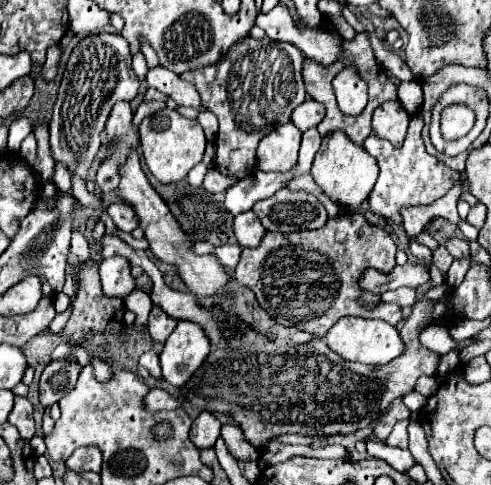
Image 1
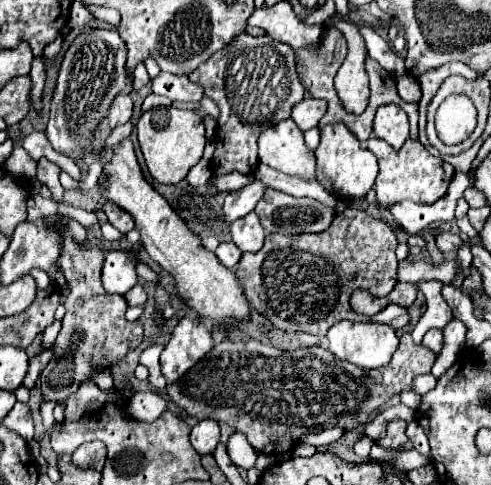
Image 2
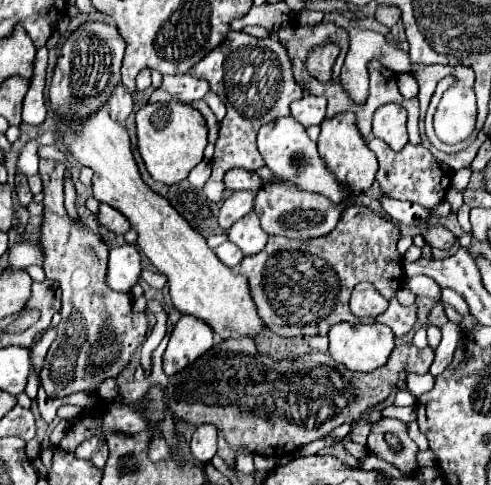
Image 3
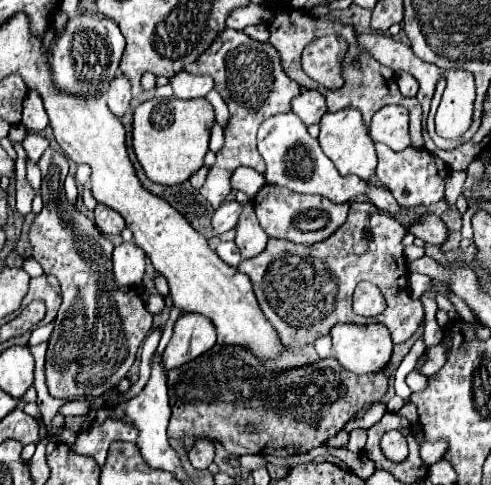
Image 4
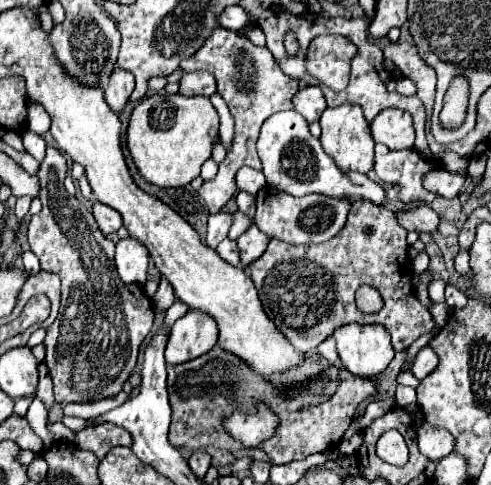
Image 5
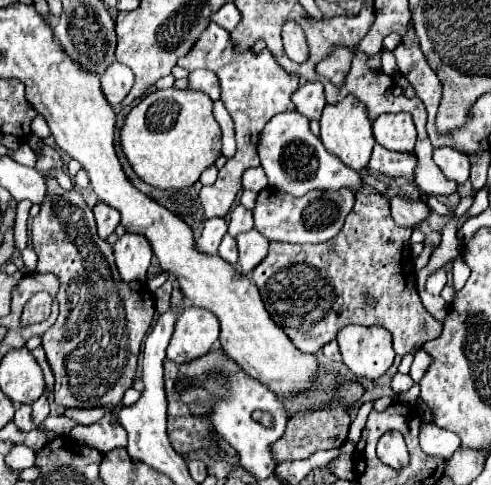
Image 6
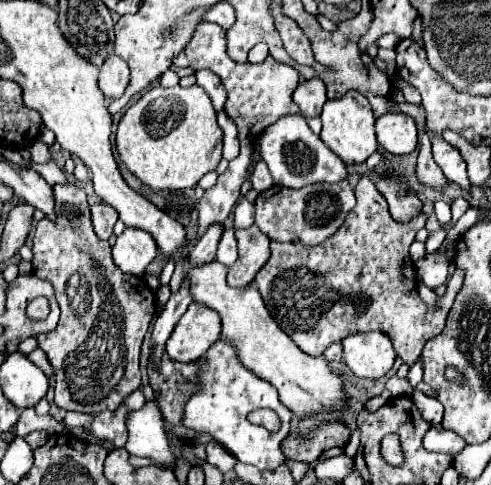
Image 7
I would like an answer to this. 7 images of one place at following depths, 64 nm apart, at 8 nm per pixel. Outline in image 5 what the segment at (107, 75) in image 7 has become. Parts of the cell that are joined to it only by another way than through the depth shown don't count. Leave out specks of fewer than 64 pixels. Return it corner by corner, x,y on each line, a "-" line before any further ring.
116,68
110,78
108,78
108,84
104,86
104,98
108,102
108,106
120,114
122,108
126,106
126,102
130,100
130,94
134,90
134,76
126,70
120,70

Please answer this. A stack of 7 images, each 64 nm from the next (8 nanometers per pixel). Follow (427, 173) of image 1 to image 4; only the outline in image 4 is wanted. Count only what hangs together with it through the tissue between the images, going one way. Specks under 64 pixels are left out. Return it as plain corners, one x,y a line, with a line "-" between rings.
376,142
376,154
378,154
378,168
376,176
382,182
386,190
392,192
396,201
406,207
415,207
419,205
428,206
444,198
444,180
450,174
450,168
424,148
404,148
402,152
394,152
386,148
384,144

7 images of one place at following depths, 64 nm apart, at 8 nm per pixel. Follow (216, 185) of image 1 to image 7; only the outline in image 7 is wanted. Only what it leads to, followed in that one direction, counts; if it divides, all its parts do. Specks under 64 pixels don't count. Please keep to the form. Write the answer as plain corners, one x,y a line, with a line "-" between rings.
262,160
254,168
254,172
250,176
250,184
252,184
252,188
256,192
264,192
264,190
268,190
274,184
272,178
270,178
270,172
268,172
268,168
266,168
266,164

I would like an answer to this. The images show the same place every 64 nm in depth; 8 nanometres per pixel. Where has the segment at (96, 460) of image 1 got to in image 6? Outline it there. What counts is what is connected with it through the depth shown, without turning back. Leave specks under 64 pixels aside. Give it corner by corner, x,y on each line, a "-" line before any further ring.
106,414
104,418
100,418
98,422
90,424
90,426
76,426
70,436
84,446
92,446
96,450
100,450
102,454
126,446
128,440
124,436
124,428
110,416

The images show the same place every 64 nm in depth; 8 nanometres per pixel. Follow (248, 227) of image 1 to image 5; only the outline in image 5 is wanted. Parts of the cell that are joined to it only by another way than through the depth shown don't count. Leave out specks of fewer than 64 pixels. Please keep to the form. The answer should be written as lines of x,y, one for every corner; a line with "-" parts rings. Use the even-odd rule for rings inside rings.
238,192
236,200
238,200
238,210
252,216
252,212
254,212
254,196
246,194
246,192
-
252,222
250,228
242,236
238,236
236,242
240,248
240,260
246,266
264,254
264,248
268,246
268,236
264,236
264,232
260,232
260,228
256,228
256,224

